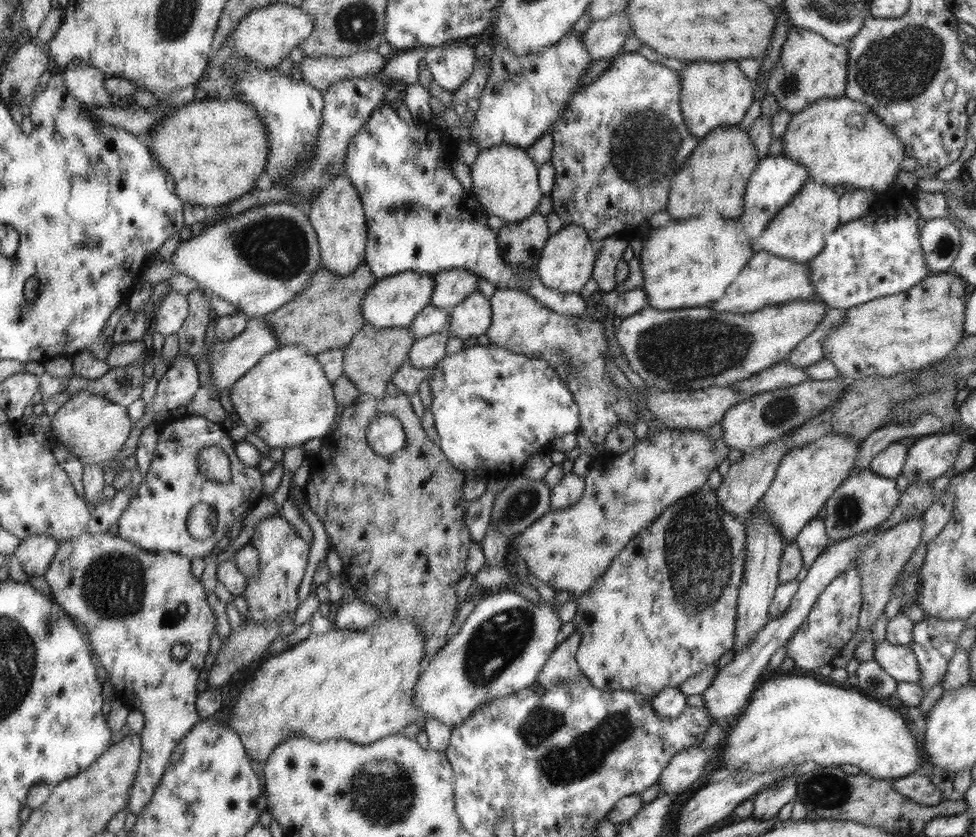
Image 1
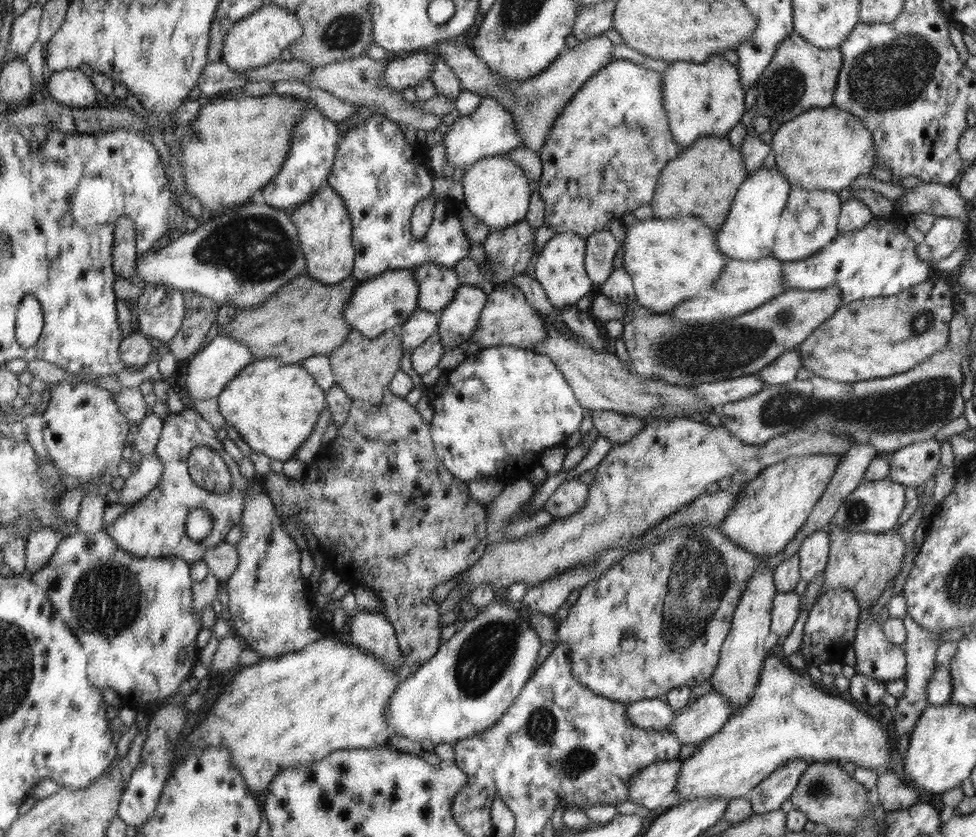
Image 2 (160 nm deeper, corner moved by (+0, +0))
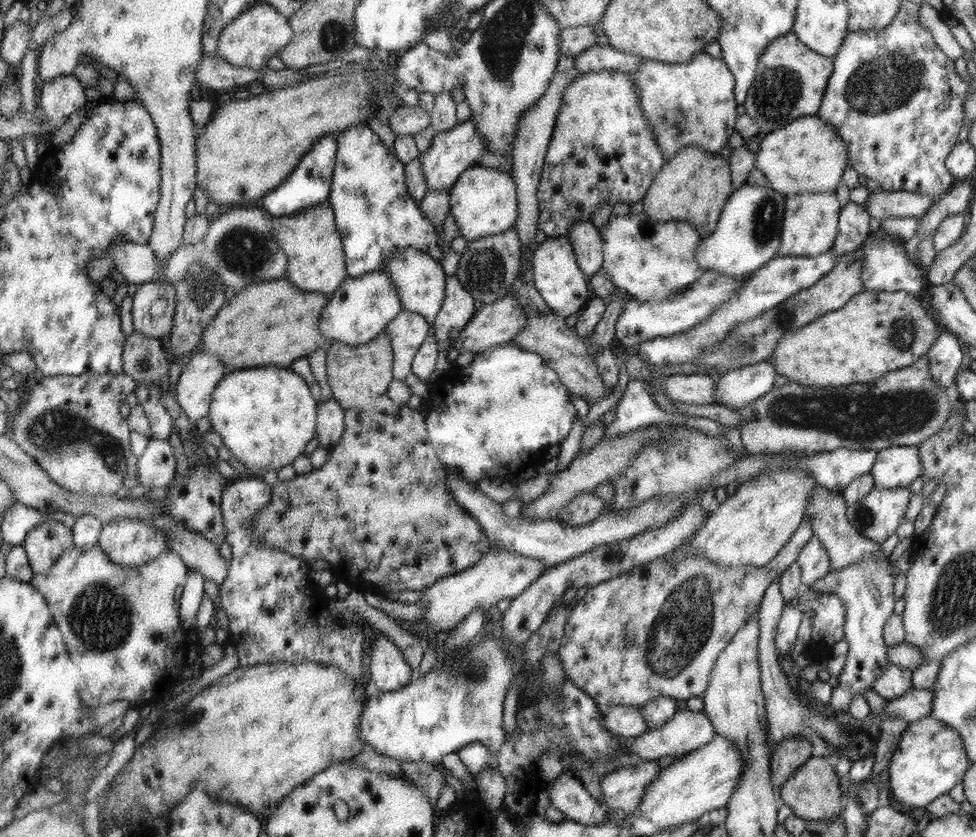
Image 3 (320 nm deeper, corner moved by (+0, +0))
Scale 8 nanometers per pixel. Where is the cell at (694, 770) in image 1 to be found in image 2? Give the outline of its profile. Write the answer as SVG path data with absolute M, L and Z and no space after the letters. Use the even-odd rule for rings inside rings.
M679 758L654 762L643 768L629 780L627 800L642 806L646 813L656 808L670 808L677 802L676 781L681 764Z

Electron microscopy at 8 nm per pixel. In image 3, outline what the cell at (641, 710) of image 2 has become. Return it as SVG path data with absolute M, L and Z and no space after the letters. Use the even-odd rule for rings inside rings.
M604 705L601 710L604 727L619 738L630 739L649 730L646 721L644 721L644 715L642 715L642 708L625 705Z

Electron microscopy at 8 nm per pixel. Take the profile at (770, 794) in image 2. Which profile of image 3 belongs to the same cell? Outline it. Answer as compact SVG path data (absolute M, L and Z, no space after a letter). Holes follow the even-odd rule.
M786 737L771 754L771 771L776 792L789 776L812 757L813 747L802 737Z

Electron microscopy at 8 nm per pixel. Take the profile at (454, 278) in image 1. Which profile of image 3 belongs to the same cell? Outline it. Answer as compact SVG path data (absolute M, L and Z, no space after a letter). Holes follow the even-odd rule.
M406 249L388 257L388 262L384 264L382 272L386 273L392 279L392 283L398 287L404 311L424 315L424 318L428 319L431 324L435 321L445 300L448 278L447 272L444 271L444 266L439 262L439 259L432 258L432 255L423 250Z

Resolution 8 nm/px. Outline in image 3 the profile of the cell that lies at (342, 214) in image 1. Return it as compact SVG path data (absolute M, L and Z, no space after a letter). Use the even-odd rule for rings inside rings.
M330 199L322 205L306 209L304 212L276 217L276 236L279 236L280 247L286 251L289 259L288 272L284 279L291 280L300 290L320 291L330 295L342 286L348 278L343 236L335 220L334 208Z

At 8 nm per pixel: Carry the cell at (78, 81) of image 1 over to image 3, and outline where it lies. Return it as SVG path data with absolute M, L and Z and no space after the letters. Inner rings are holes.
M63 75L46 82L40 90L40 109L45 120L56 130L65 122L68 116L78 108L86 106L86 94L81 79L72 75Z

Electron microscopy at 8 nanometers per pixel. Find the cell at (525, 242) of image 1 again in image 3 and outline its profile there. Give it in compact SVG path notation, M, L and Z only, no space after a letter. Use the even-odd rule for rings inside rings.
M511 229L507 233L478 238L467 243L464 253L459 254L460 262L458 262L455 278L459 279L475 299L483 304L500 300L512 288L512 284L519 278L522 270L522 243L518 239L518 233Z

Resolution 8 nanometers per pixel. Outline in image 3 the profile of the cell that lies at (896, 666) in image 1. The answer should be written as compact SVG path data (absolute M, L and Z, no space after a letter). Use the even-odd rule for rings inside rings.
M864 559L839 571L832 571L814 583L814 591L835 594L845 606L843 639L849 644L849 651L844 668L839 674L840 683L832 692L829 701L829 706L834 710L847 711L854 697L871 689L872 683L883 673L882 669L890 664L883 630L886 621L894 612L893 586L892 564L886 559Z

